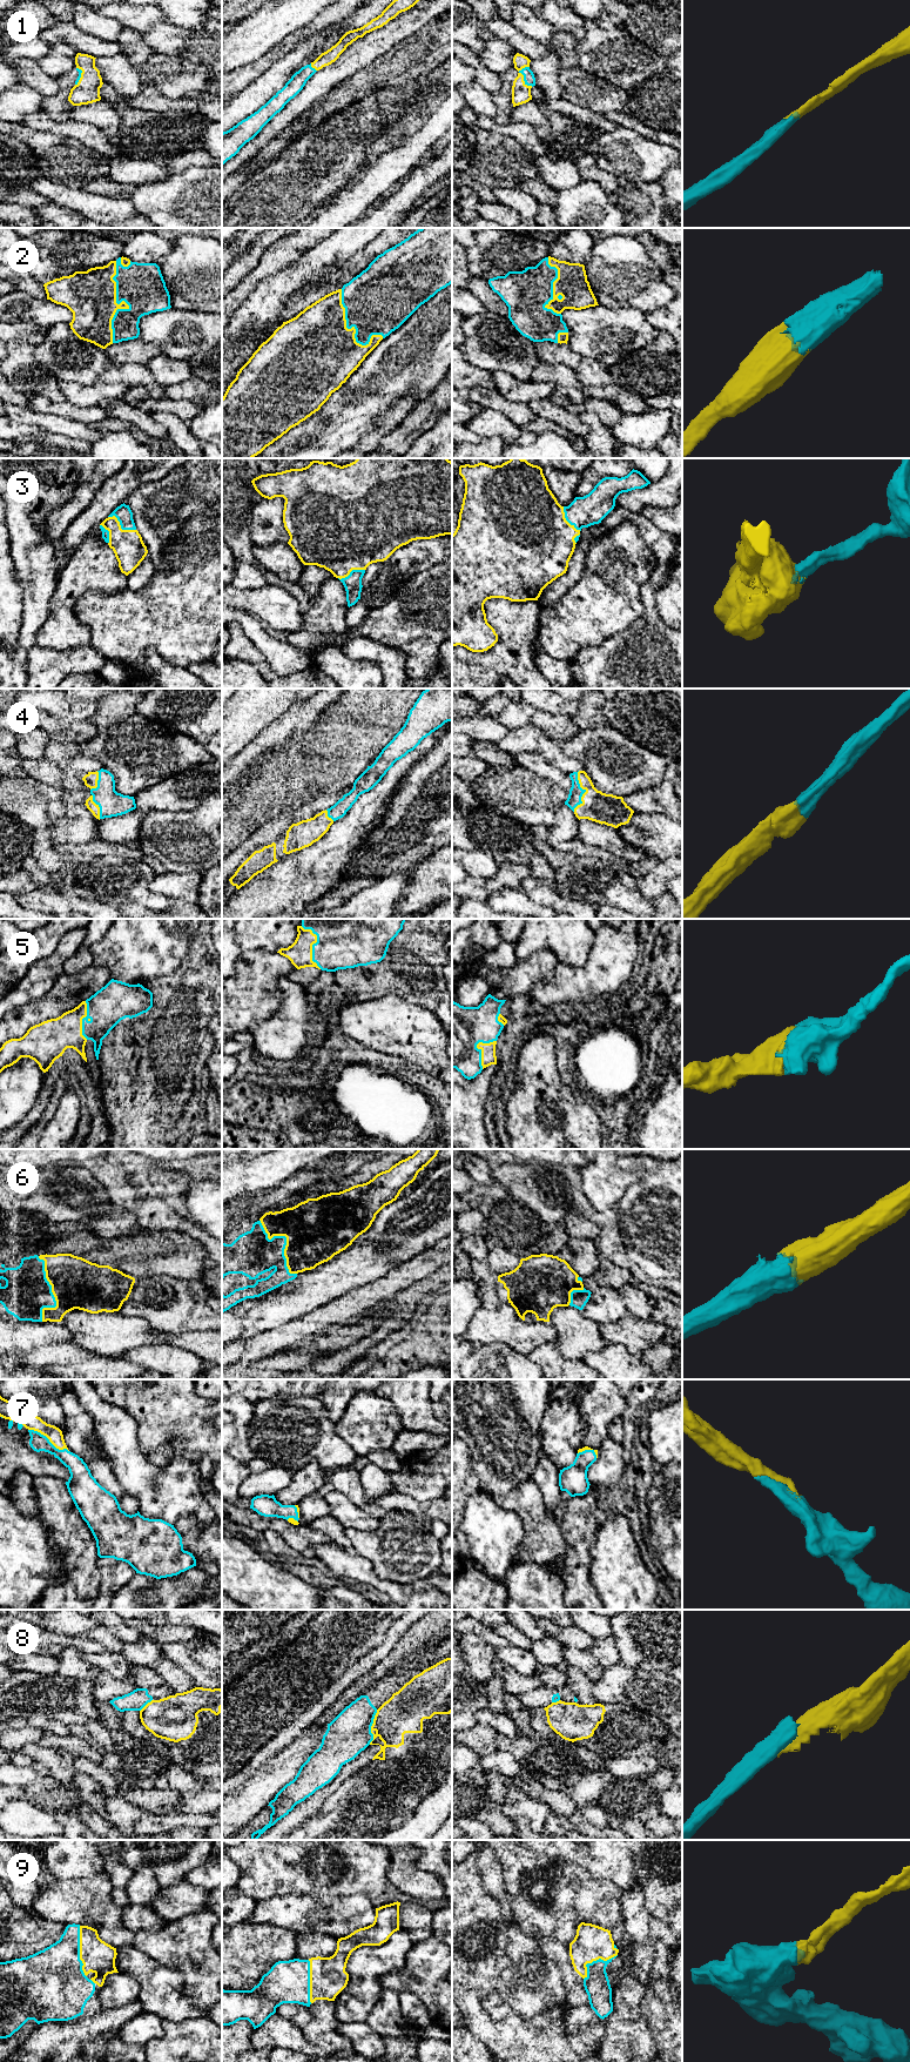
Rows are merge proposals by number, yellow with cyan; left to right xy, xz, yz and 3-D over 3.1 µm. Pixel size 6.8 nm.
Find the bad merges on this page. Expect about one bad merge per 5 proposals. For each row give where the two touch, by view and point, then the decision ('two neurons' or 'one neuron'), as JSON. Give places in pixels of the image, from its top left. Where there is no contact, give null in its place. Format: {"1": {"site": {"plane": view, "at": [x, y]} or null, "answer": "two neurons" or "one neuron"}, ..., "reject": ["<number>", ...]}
{"1": {"site": {"plane": "yz", "at": [523, 78]}, "answer": "one neuron"}, "2": {"site": {"plane": "xy", "at": [125, 302]}, "answer": "one neuron"}, "3": {"site": {"plane": "xy", "at": [120, 526]}, "answer": "one neuron"}, "4": {"site": {"plane": "yz", "at": [586, 791]}, "answer": "one neuron"}, "5": {"site": {"plane": "xz", "at": [312, 944]}, "answer": "one neuron"}, "6": {"site": {"plane": "xy", "at": [52, 1291]}, "answer": "one neuron"}, "7": {"site": {"plane": "xy", "at": [48, 1438]}, "answer": "one neuron"}, "8": {"site": {"plane": "xz", "at": [371, 1727]}, "answer": "two neurons"}, "9": {"site": {"plane": "xy", "at": [80, 1952]}, "answer": "one neuron"}, "reject": ["8"]}

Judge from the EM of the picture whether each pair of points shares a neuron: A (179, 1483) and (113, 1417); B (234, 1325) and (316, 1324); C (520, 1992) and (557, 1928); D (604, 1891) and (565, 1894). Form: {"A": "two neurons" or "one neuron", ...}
{"A": "one neuron", "B": "two neurons", "C": "two neurons", "D": "two neurons"}

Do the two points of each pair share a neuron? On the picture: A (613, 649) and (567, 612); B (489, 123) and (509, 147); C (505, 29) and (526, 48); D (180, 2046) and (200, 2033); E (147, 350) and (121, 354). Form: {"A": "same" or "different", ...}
{"A": "different", "B": "different", "C": "same", "D": "same", "E": "same"}

